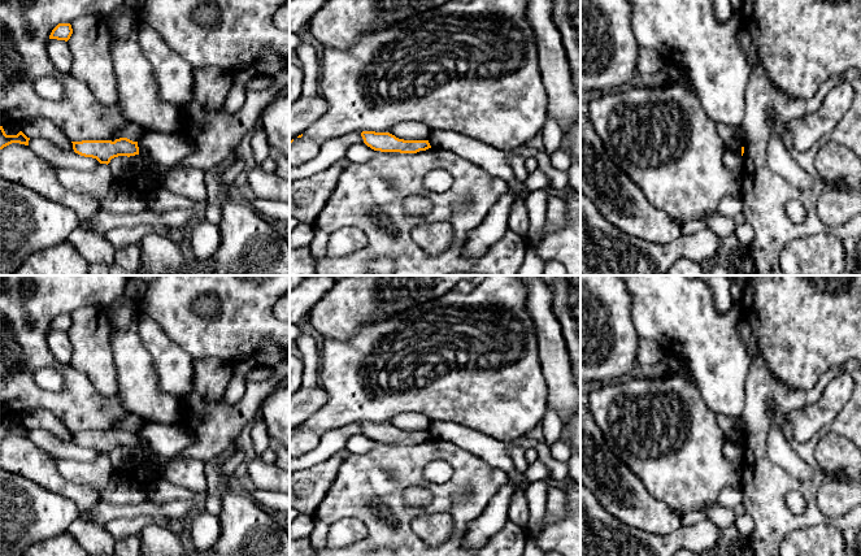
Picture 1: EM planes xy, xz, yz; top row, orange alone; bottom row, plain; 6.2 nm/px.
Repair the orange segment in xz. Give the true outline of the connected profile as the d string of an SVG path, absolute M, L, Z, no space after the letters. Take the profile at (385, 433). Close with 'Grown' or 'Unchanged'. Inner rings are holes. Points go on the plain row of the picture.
M362 422L364 434L374 442L417 444L431 439L429 431L404 431L390 423Z. Unchanged

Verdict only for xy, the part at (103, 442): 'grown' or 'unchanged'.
unchanged

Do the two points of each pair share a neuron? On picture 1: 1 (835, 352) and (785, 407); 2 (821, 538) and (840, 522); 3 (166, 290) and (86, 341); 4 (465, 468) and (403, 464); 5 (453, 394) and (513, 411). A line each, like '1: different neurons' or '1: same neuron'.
1: different neurons
2: different neurons
3: different neurons
4: same neuron
5: same neuron

